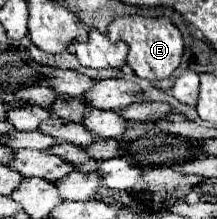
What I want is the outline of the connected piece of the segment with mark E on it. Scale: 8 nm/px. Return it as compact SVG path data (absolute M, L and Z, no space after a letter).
M125 16L125 18L115 18L109 26L109 40L119 42L123 40L129 46L129 56L127 64L131 70L145 80L163 80L169 78L183 56L183 38L181 32L175 24L171 24L169 18L159 16L159 18L143 18L143 16Z

